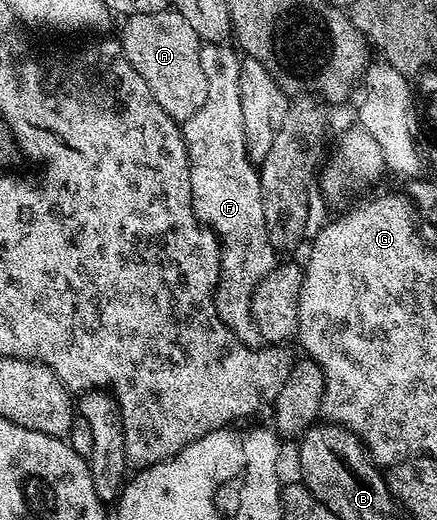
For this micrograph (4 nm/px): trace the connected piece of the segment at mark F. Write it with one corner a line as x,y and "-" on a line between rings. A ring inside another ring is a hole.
212,54
209,58
207,55
203,63
204,75
208,77
206,104
202,104
202,108
198,108
198,112
182,126
184,144
188,147
192,208
196,219
220,239
216,315
244,346
256,348
262,339
252,322
252,293
278,264
278,251
267,238
259,173
248,157
240,100
241,59
232,54

